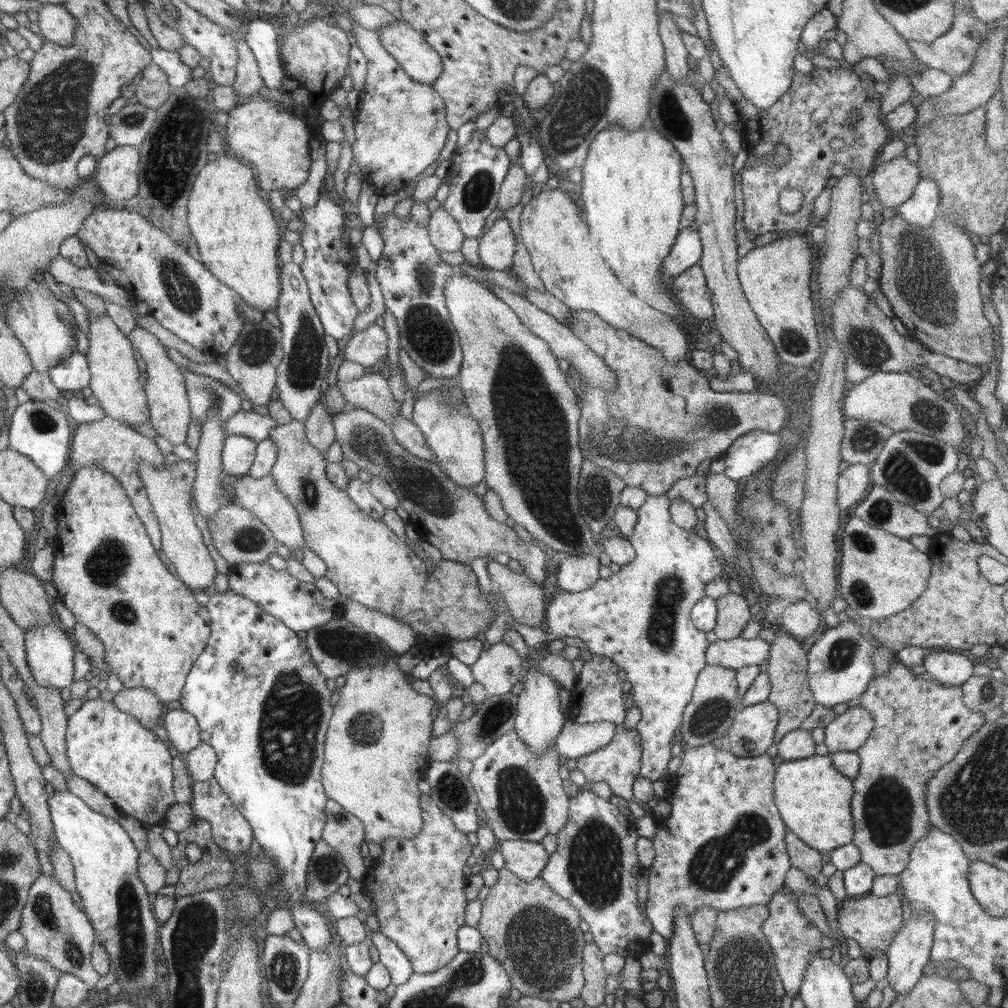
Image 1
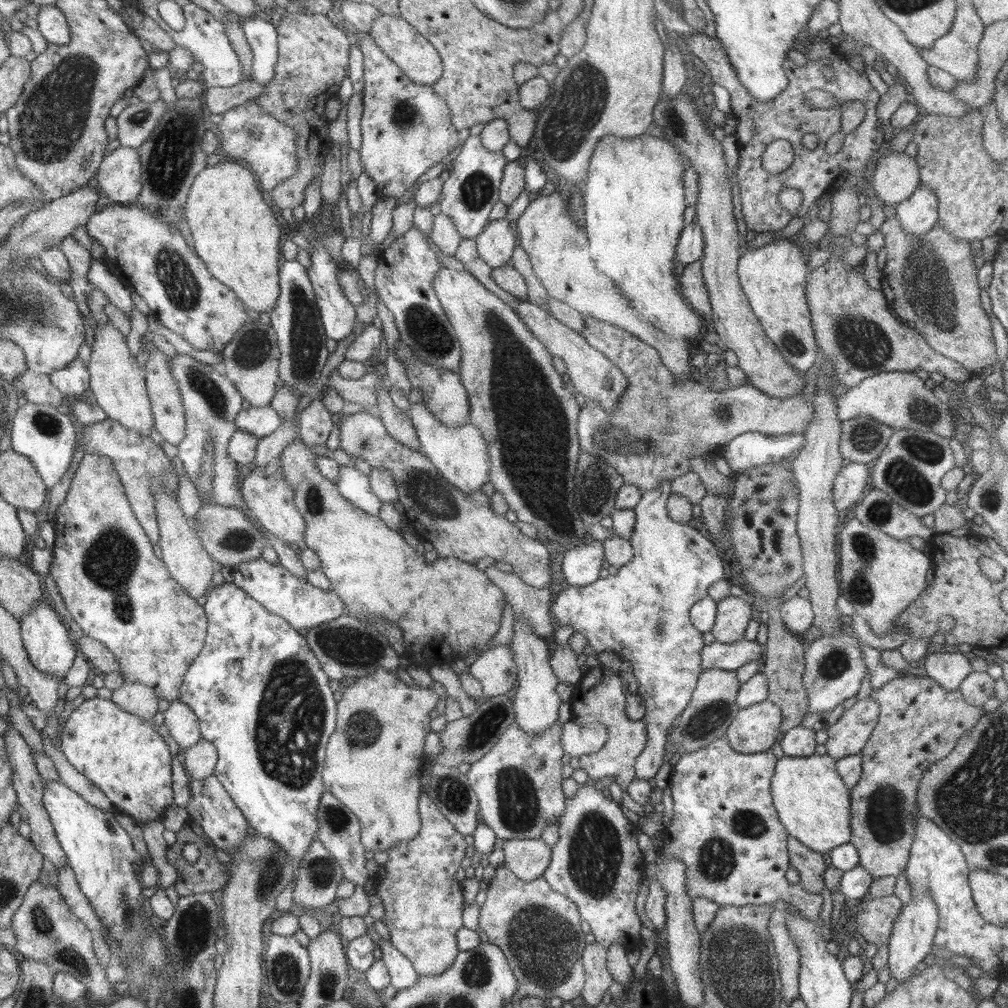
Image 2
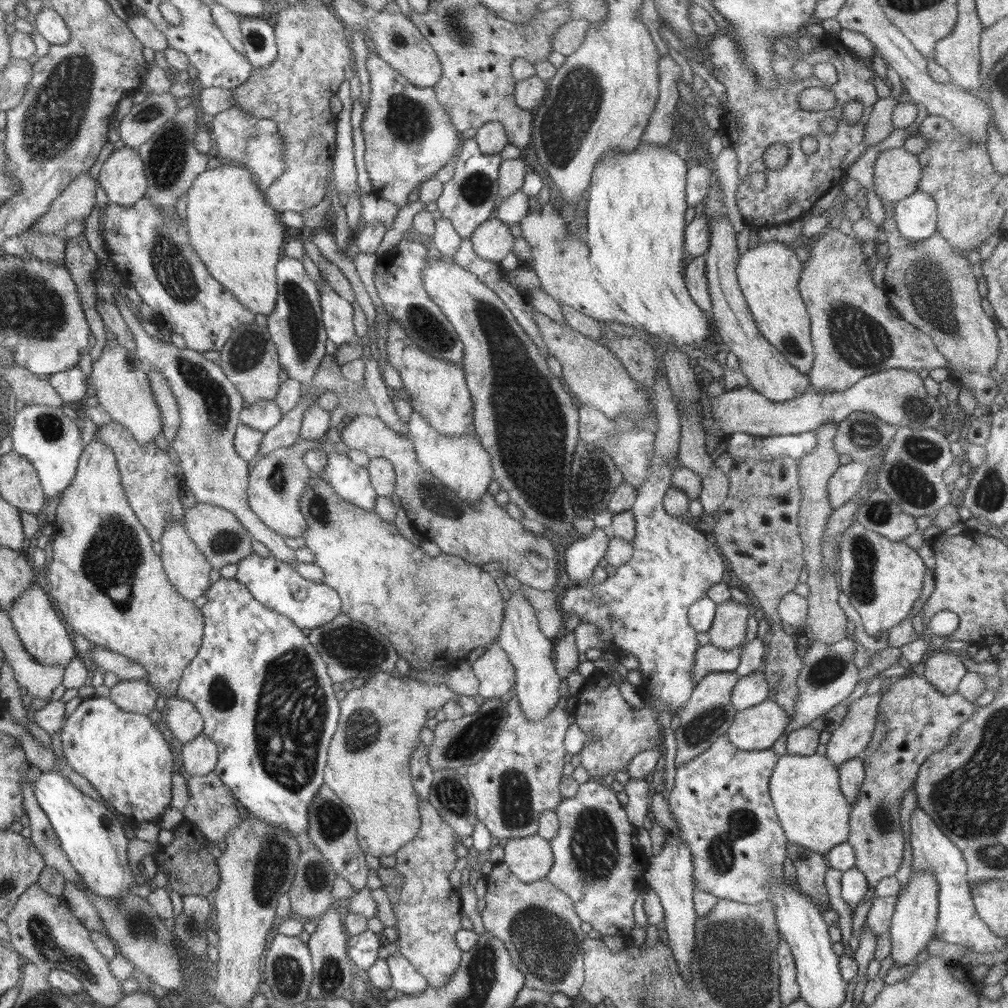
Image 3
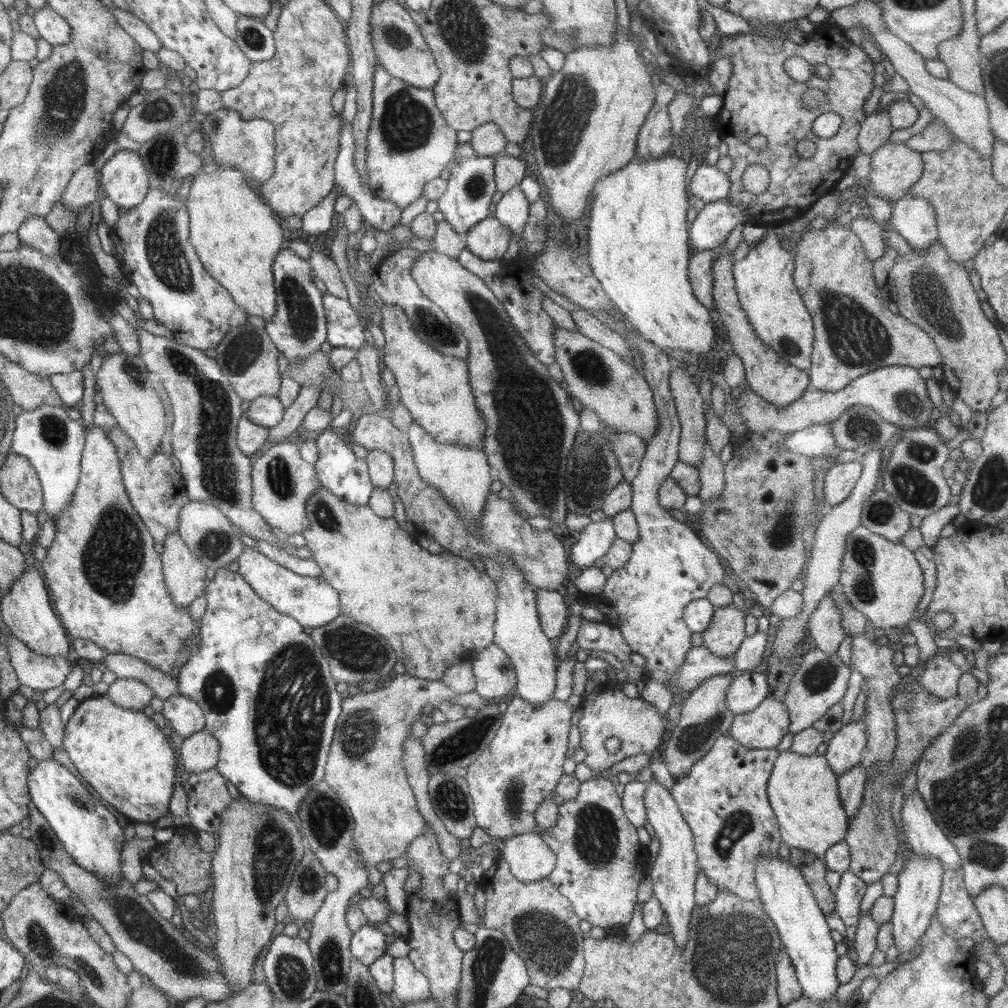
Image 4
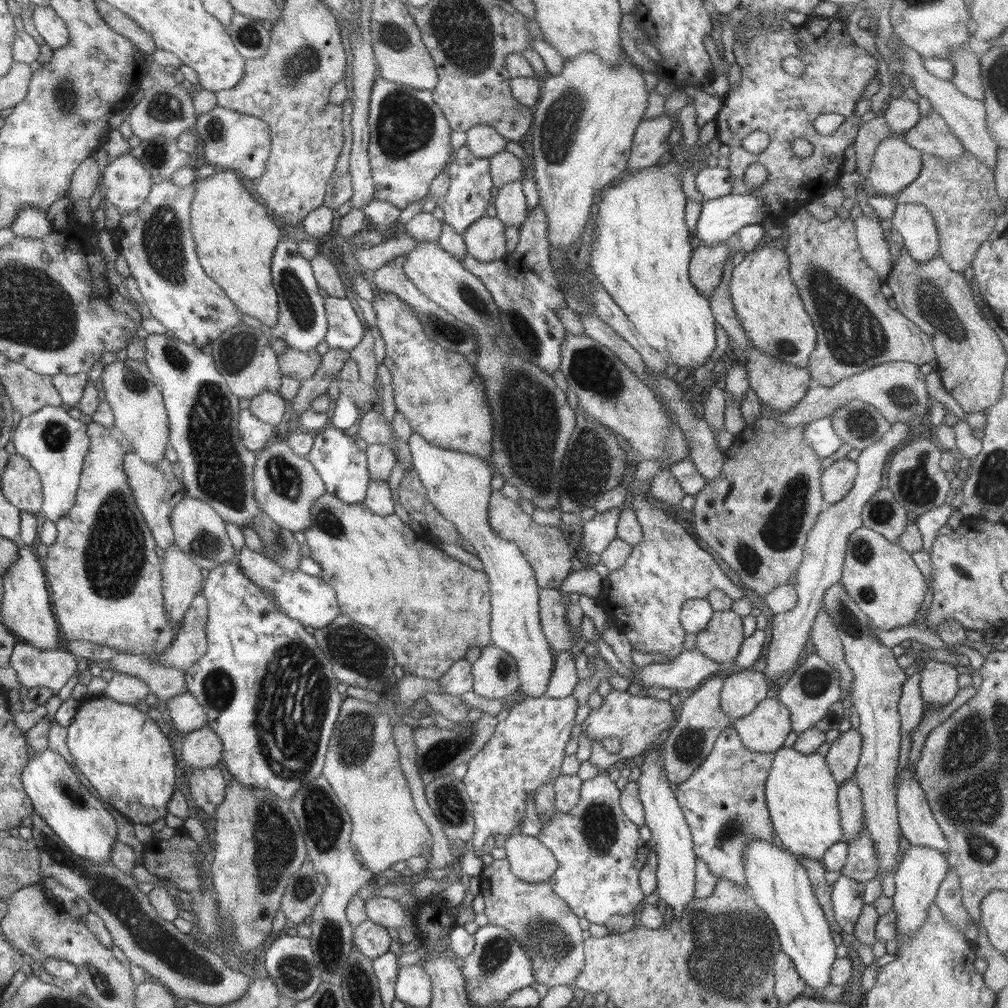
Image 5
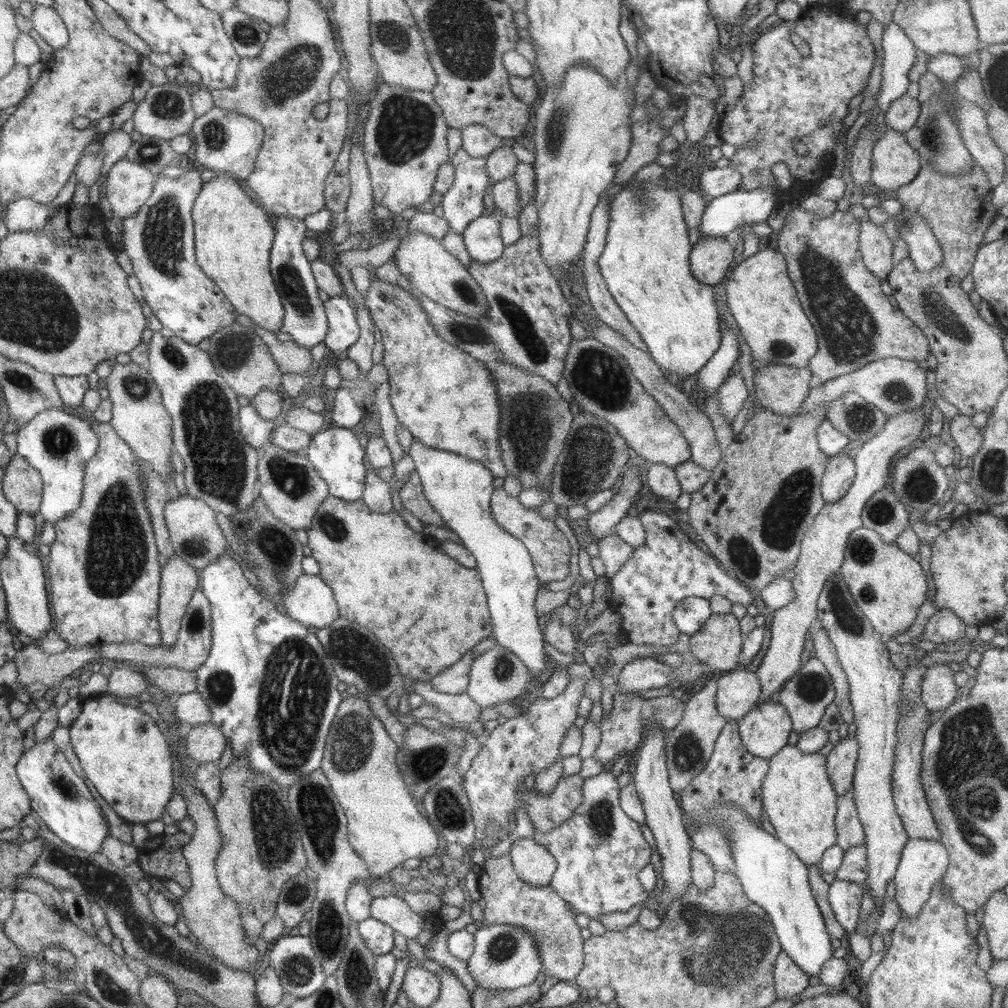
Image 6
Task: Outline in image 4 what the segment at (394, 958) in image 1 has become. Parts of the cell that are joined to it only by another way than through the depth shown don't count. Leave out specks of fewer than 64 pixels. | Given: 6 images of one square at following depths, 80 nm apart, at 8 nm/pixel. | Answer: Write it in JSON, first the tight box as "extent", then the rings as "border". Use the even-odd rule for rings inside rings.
{"extent":[394,958,431,1003],"border":[[[396,958],[394,960],[394,994],[404,1003],[431,999],[428,978],[418,971],[410,960]]]}

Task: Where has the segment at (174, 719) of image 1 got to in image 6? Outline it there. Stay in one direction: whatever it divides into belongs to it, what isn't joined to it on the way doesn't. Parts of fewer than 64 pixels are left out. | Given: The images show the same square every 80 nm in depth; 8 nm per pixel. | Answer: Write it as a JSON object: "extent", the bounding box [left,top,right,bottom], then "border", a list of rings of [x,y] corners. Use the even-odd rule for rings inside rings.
{"extent":[174,691,212,729],"border":[[[198,691],[175,696],[174,704],[179,724],[186,729],[206,724],[212,718],[212,713]]]}

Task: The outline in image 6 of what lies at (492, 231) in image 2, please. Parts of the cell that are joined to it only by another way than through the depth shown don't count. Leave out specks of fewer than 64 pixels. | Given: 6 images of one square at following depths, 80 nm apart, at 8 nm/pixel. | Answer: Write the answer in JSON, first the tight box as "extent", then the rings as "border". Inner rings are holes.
{"extent":[461,215,505,264],"border":[[[492,215],[479,216],[470,222],[461,236],[471,258],[480,264],[498,260],[505,249],[500,223]]]}

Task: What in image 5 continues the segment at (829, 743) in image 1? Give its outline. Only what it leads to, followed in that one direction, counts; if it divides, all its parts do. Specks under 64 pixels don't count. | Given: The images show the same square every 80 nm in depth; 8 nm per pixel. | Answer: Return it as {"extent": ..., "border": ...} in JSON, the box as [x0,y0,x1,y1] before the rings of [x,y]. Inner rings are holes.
{"extent":[825,729,861,784],"border":[[[849,729],[831,742],[825,761],[838,784],[855,776],[861,753],[861,734],[858,729]]]}

